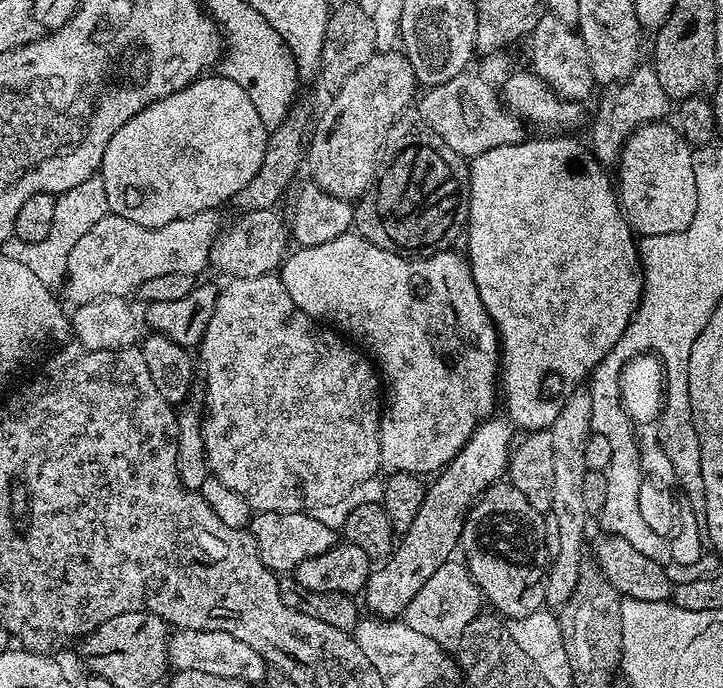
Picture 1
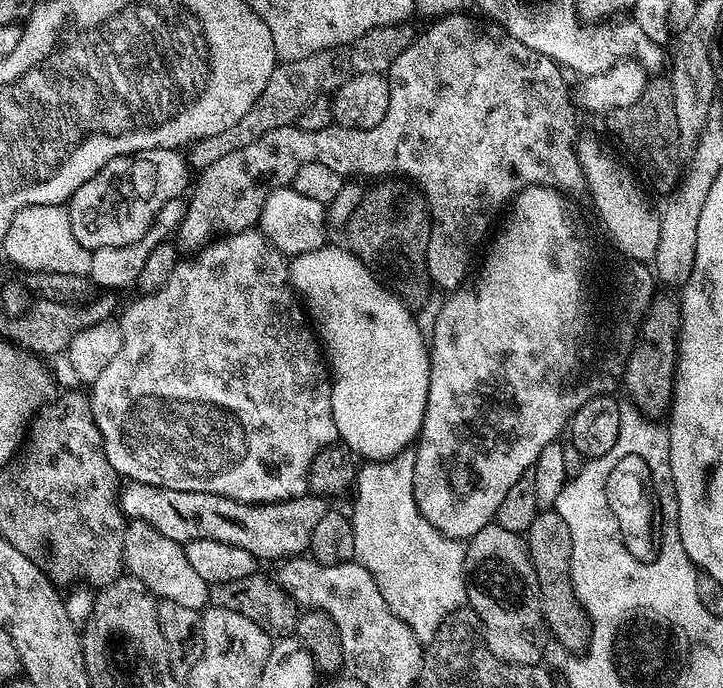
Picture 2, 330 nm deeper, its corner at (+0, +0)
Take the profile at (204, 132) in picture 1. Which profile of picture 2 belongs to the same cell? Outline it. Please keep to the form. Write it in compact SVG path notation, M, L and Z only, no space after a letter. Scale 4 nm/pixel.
M174 148L142 150L133 156L119 156L106 162L106 166L67 201L74 238L89 250L138 242L148 233L162 206L166 206L170 198L185 195L190 184L188 166L185 153Z

